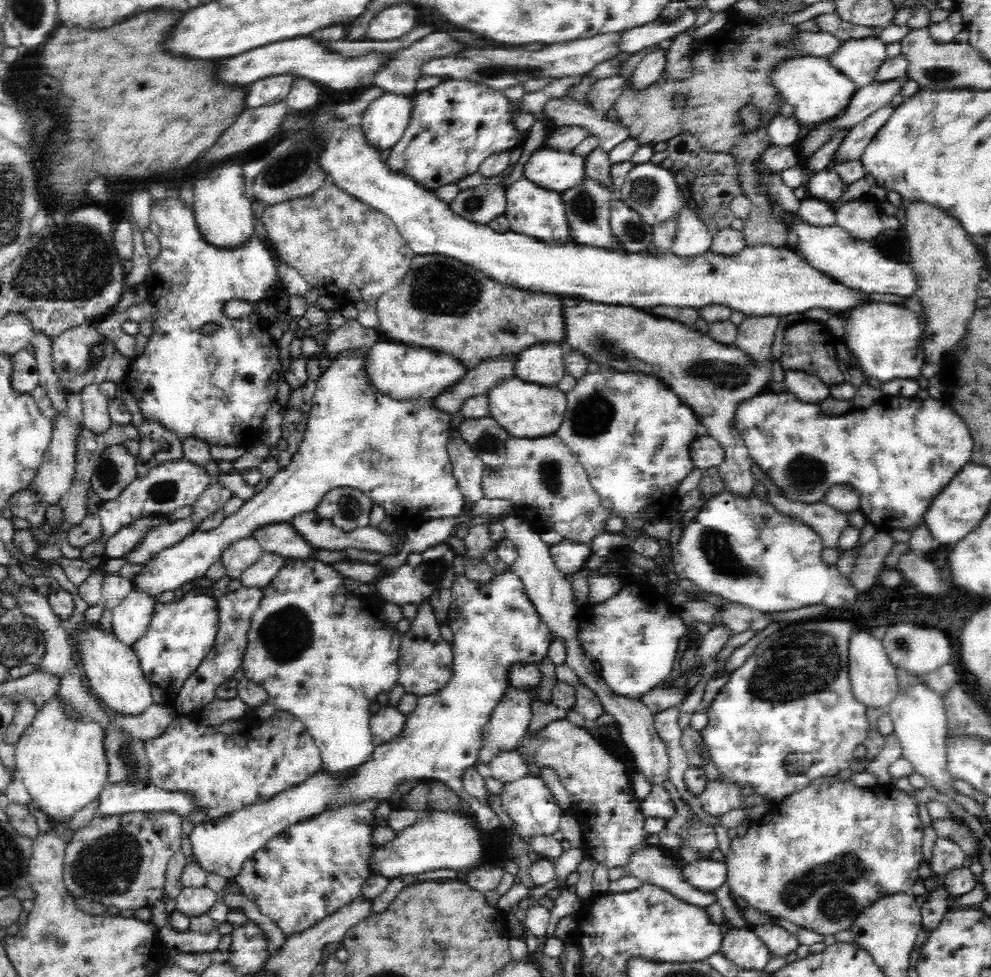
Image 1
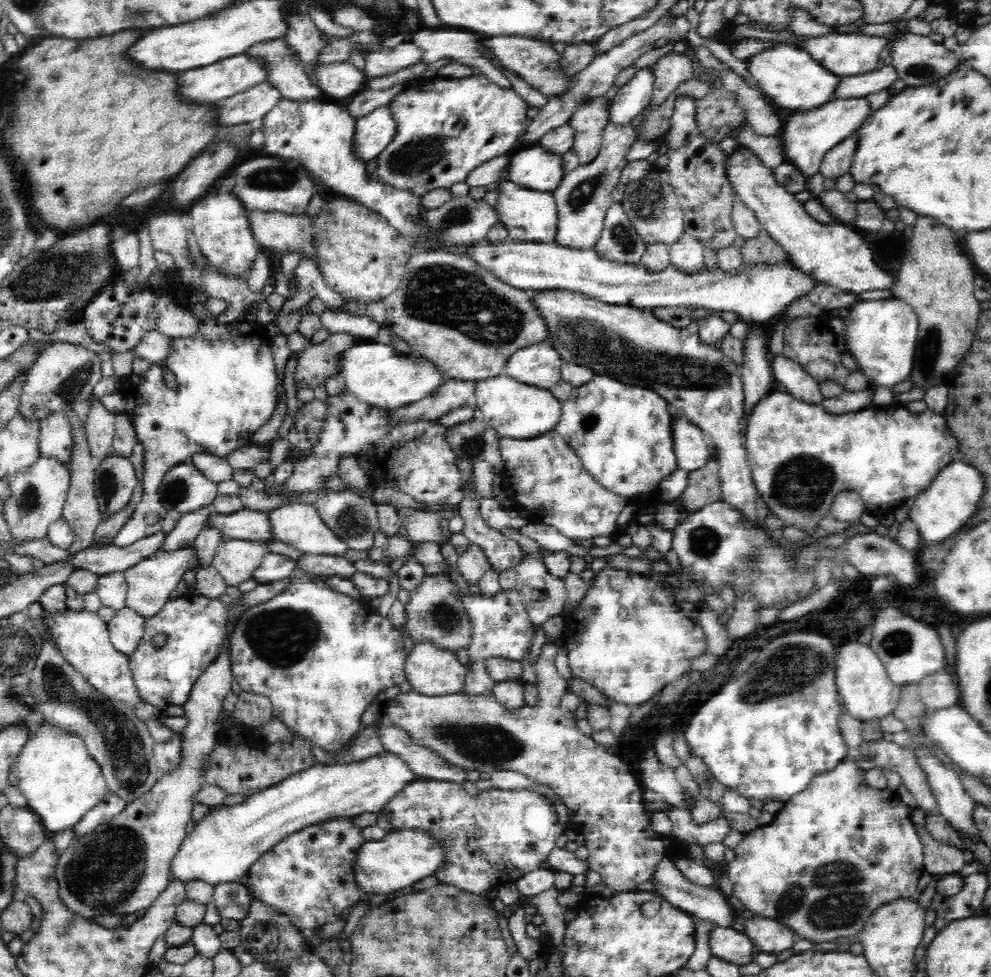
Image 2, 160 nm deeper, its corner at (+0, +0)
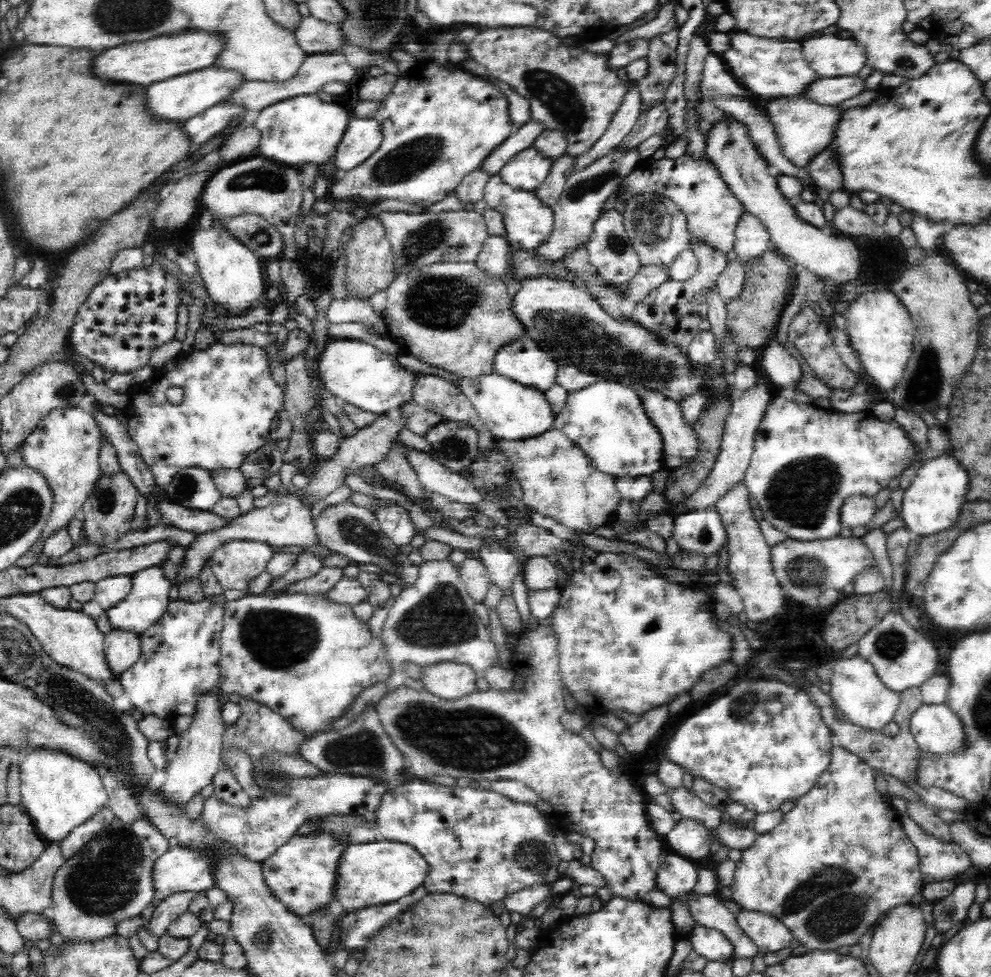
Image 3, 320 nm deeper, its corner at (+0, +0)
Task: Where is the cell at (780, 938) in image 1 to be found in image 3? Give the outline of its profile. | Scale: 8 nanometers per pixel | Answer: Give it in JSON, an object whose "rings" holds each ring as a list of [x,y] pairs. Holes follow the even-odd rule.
{"rings":[[[740,908],[735,917],[738,927],[764,953],[778,952],[782,948],[789,947],[792,942],[791,930],[771,914]]]}

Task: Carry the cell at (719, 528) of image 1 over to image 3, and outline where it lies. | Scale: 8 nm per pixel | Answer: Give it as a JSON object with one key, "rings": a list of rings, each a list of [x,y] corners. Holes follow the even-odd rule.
{"rings":[[[715,506],[673,518],[673,537],[682,551],[710,556],[726,542],[726,532]]]}

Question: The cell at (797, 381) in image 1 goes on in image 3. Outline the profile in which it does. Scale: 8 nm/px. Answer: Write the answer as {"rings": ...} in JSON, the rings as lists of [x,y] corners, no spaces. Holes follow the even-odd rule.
{"rings":[[[778,340],[765,345],[760,365],[764,368],[771,386],[796,389],[796,382],[802,378],[798,360]]]}

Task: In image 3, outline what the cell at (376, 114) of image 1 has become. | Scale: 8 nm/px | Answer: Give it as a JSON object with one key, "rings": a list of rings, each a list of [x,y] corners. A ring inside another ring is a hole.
{"rings":[[[352,114],[335,151],[335,170],[341,175],[364,163],[382,142],[380,123],[375,118],[358,118]]]}

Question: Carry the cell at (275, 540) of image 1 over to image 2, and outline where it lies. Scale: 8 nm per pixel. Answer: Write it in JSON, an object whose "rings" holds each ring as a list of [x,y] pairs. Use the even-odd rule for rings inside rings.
{"rings":[[[244,508],[235,514],[212,512],[205,521],[204,528],[220,530],[225,539],[243,539],[260,544],[273,540],[267,514],[257,510]]]}

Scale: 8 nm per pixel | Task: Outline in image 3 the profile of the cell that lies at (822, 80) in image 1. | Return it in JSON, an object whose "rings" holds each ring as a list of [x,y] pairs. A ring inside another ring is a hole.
{"rings":[[[730,29],[725,33],[730,47],[718,55],[729,72],[750,94],[760,98],[802,97],[811,83],[820,78],[806,62],[800,41],[780,40],[751,36],[743,31]]]}

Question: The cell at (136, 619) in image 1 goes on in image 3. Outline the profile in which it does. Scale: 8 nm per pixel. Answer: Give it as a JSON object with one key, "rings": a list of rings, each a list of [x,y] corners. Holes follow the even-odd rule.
{"rings":[[[111,630],[104,641],[104,656],[111,667],[111,673],[118,679],[139,659],[140,640],[132,632]]]}

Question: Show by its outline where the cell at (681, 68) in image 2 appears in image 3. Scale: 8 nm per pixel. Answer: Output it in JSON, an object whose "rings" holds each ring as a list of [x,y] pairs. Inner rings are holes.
{"rings":[[[658,103],[647,113],[641,114],[634,128],[626,135],[626,138],[618,144],[614,152],[636,153],[640,144],[648,140],[654,134],[663,133],[666,129],[666,107],[664,103]]]}

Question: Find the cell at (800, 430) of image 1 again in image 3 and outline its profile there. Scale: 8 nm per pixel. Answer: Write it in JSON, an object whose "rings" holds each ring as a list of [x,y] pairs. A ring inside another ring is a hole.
{"rings":[[[782,395],[778,398],[774,396],[774,400],[767,406],[756,433],[755,449],[753,451],[754,454],[752,454],[750,464],[743,478],[749,497],[756,501],[757,508],[762,511],[763,520],[771,524],[776,530],[784,533],[788,539],[802,542],[830,540],[846,534],[847,532],[842,527],[840,519],[840,509],[844,506],[845,500],[860,494],[874,497],[880,488],[884,488],[894,476],[898,476],[916,458],[916,452],[910,446],[908,436],[904,434],[904,430],[896,424],[896,421],[892,421],[892,424],[880,422],[877,417],[872,416],[872,412],[868,414],[864,414],[862,411],[859,413],[826,412],[826,409],[814,408],[814,404],[792,402],[782,397]]]}

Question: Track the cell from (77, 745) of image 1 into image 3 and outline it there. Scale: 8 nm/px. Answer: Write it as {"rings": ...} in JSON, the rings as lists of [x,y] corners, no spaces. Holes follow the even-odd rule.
{"rings":[[[47,748],[28,751],[26,759],[20,766],[20,780],[19,805],[30,817],[30,822],[36,832],[42,839],[46,838],[48,842],[59,843],[64,840],[75,826],[80,826],[90,820],[107,806],[107,790],[104,788],[96,768],[90,767],[87,762],[77,759],[73,755],[68,755],[65,751],[48,750]]]}

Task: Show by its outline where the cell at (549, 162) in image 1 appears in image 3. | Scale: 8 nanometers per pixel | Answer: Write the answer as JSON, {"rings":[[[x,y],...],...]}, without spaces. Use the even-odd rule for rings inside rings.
{"rings":[[[531,147],[522,150],[502,166],[499,175],[508,186],[533,192],[546,178],[553,161]]]}

